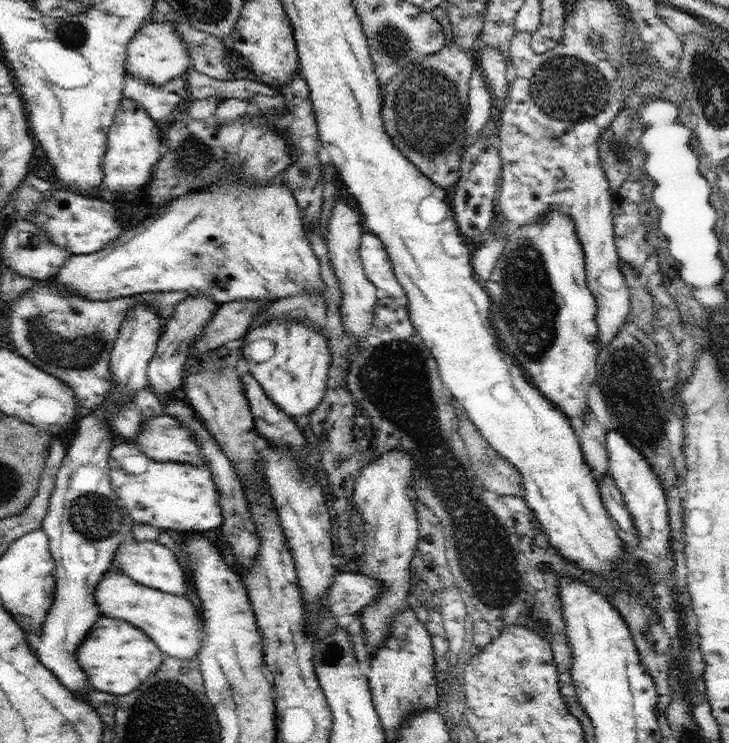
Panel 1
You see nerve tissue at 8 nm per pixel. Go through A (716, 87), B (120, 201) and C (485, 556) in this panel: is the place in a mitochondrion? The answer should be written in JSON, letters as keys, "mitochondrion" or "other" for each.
{"A":"mitochondrion","B":"other","C":"mitochondrion"}

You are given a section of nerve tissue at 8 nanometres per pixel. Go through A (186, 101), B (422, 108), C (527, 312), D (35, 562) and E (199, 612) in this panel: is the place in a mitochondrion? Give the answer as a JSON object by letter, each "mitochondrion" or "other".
{"A":"other","B":"mitochondrion","C":"mitochondrion","D":"other","E":"other"}

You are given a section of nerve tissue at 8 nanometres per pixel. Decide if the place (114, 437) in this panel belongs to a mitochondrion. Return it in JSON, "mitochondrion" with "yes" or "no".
{"mitochondrion":"no"}

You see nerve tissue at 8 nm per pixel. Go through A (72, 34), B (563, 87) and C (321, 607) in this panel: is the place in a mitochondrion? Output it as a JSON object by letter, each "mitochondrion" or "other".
{"A":"mitochondrion","B":"mitochondrion","C":"other"}

